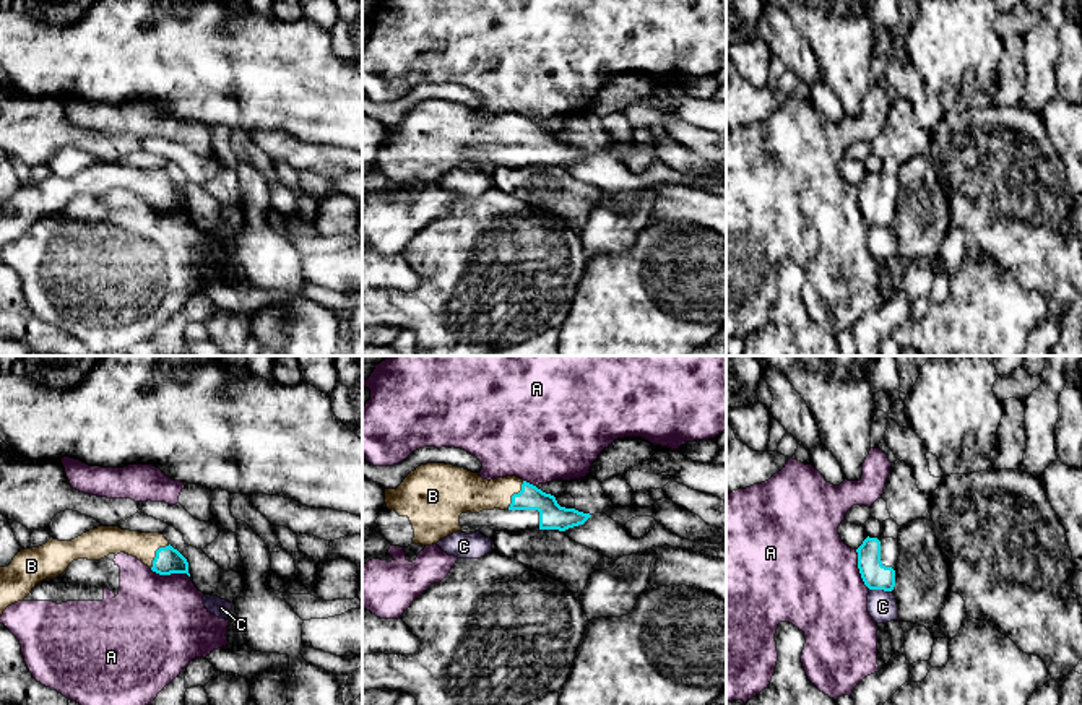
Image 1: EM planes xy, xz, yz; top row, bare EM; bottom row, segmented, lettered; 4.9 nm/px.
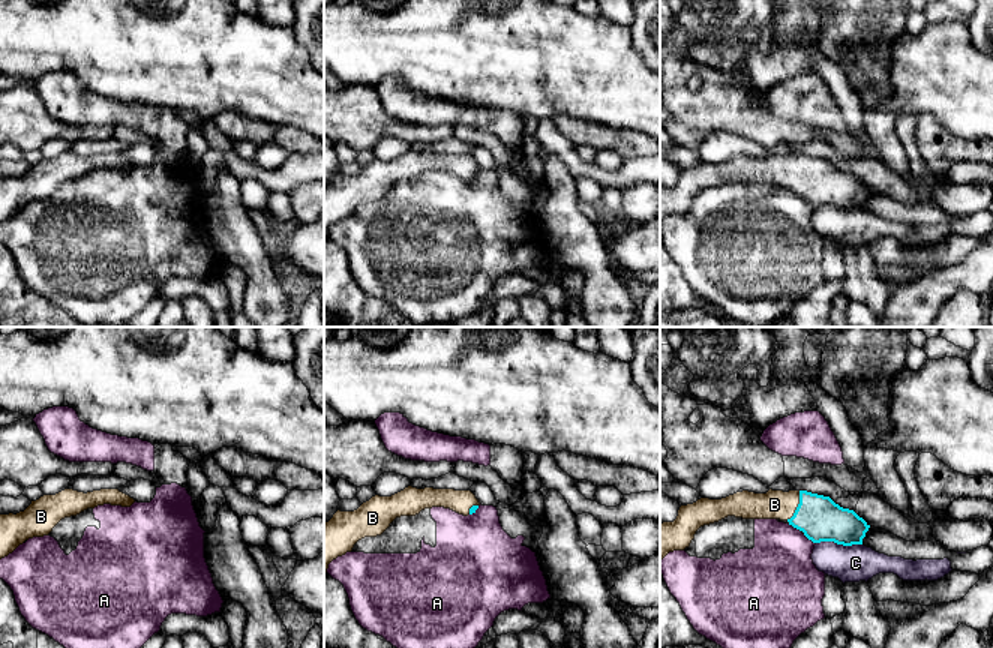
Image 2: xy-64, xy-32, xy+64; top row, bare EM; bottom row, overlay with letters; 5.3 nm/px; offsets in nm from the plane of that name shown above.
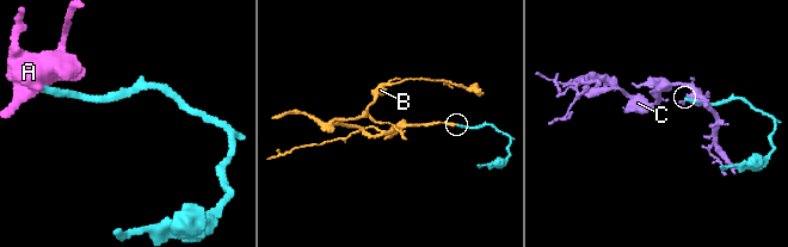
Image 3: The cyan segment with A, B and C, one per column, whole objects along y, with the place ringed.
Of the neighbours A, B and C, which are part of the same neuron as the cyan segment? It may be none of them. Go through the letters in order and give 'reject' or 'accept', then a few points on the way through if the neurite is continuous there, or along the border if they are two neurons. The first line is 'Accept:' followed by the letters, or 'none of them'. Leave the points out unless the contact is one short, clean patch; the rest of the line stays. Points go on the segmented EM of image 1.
Accept: B
A: reject; border yz (855, 549), (860, 577), (869, 588)
B: accept; way xy (168, 561), (156, 553), (135, 543), (108, 540)
C: reject

